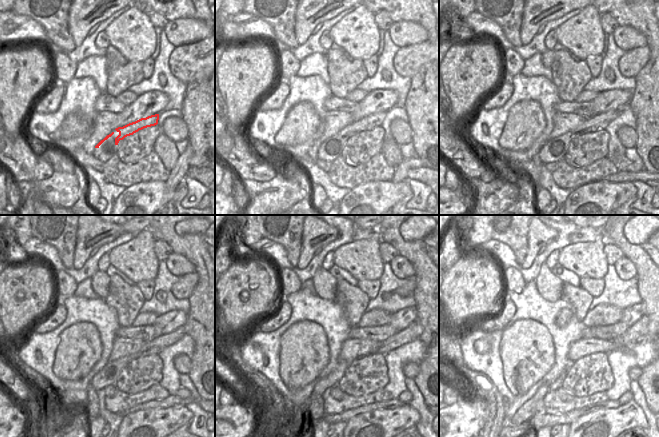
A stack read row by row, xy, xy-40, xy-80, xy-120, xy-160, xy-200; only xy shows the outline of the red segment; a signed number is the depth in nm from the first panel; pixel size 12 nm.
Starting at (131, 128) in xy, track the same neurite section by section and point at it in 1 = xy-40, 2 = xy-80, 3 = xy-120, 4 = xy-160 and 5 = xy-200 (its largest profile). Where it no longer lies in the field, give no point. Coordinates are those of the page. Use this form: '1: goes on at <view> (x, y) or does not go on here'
1: goes on at xy-40 (375, 120)
2: goes on at xy-80 (597, 122)
3: goes on at xy-120 (155, 346)
4: goes on at xy-160 (413, 331)
5: goes on at xy-200 (638, 331)

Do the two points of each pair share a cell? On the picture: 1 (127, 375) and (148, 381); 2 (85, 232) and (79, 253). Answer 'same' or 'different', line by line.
1: different
2: same

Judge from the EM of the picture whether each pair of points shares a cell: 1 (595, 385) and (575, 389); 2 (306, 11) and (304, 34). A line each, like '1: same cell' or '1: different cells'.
1: same cell
2: same cell

